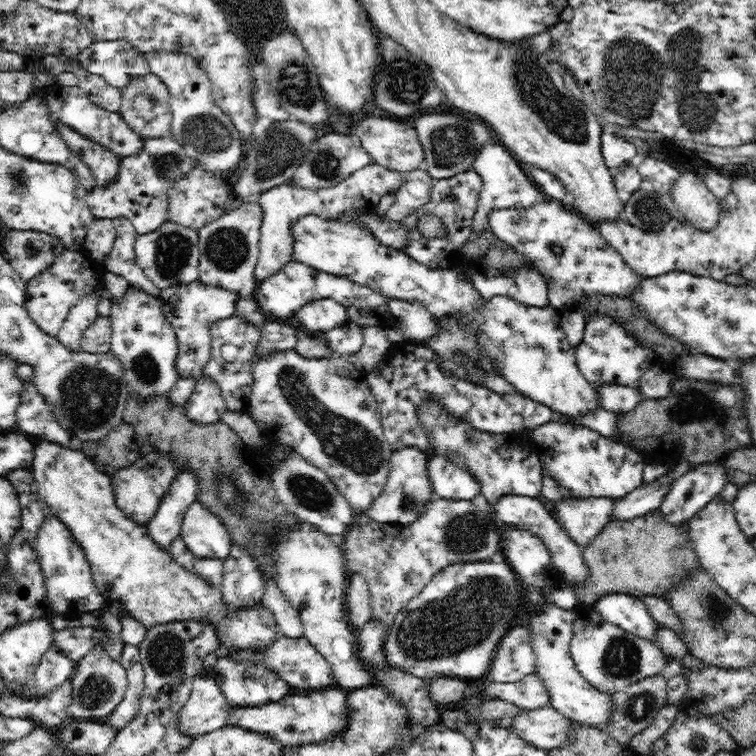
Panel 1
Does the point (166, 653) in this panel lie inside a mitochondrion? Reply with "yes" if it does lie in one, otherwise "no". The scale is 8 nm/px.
yes

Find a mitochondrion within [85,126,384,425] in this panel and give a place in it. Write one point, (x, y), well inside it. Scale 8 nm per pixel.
(226, 248)

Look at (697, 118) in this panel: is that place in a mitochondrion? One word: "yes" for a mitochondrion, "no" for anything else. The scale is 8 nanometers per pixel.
yes

